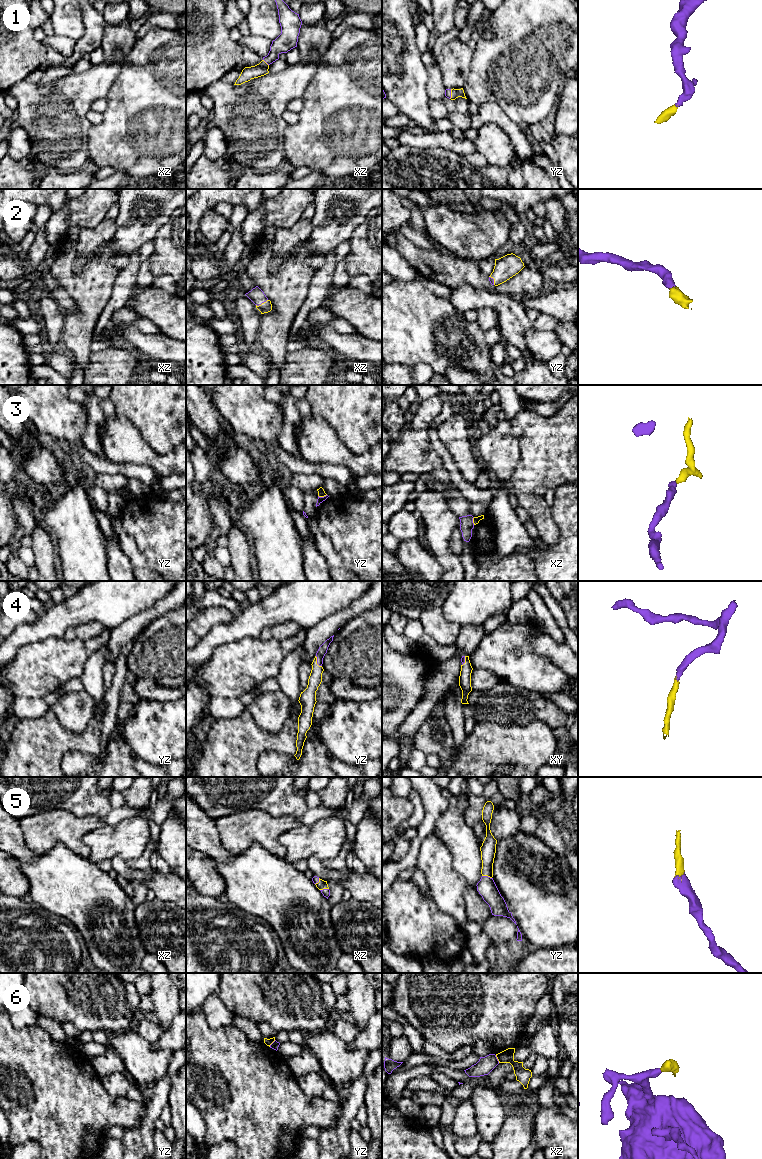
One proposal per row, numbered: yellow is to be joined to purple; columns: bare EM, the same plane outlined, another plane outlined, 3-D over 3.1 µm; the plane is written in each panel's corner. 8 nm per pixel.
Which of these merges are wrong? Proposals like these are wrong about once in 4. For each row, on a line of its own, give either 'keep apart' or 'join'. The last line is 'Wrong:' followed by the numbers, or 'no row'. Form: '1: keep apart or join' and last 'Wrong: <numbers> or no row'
1: join
2: join
3: keep apart
4: join
5: join
6: keep apart
Wrong: 3, 6

